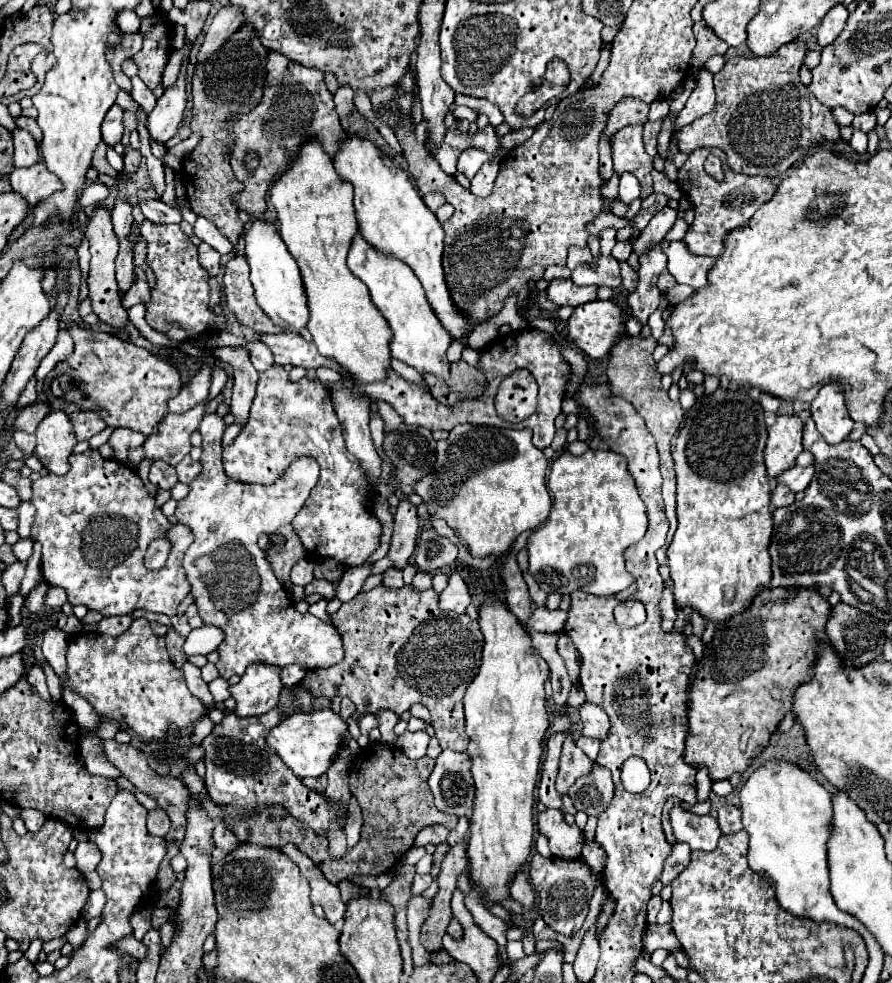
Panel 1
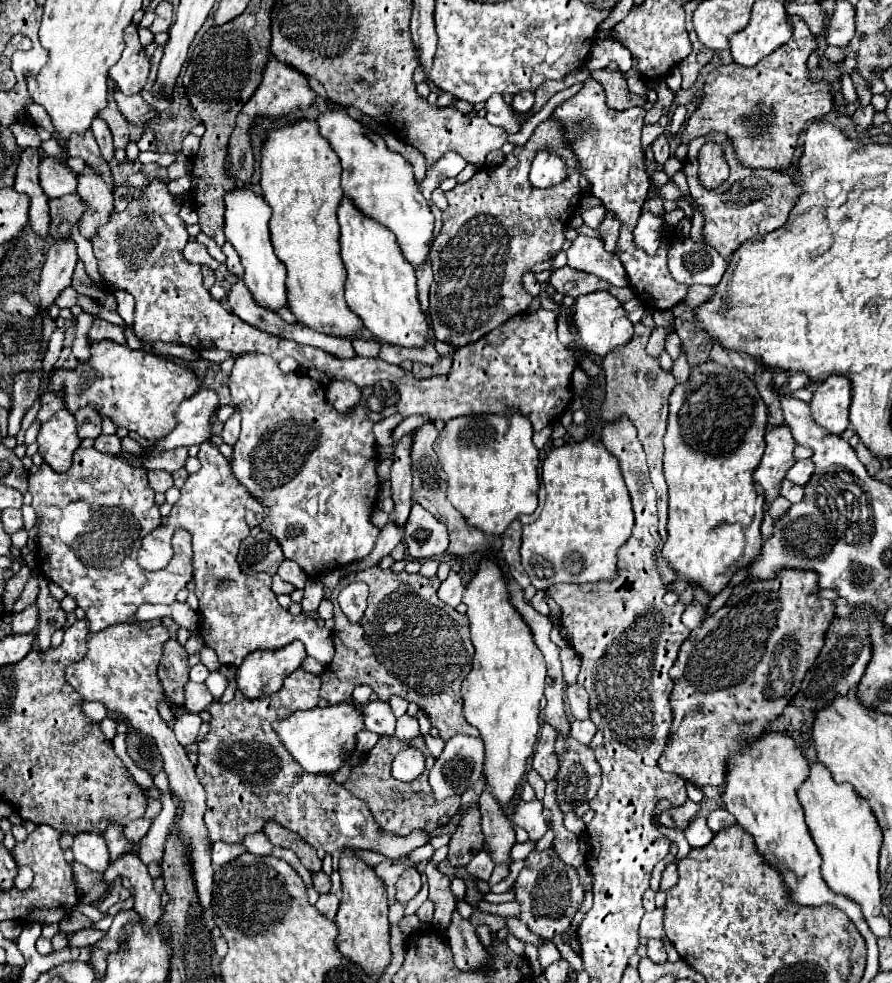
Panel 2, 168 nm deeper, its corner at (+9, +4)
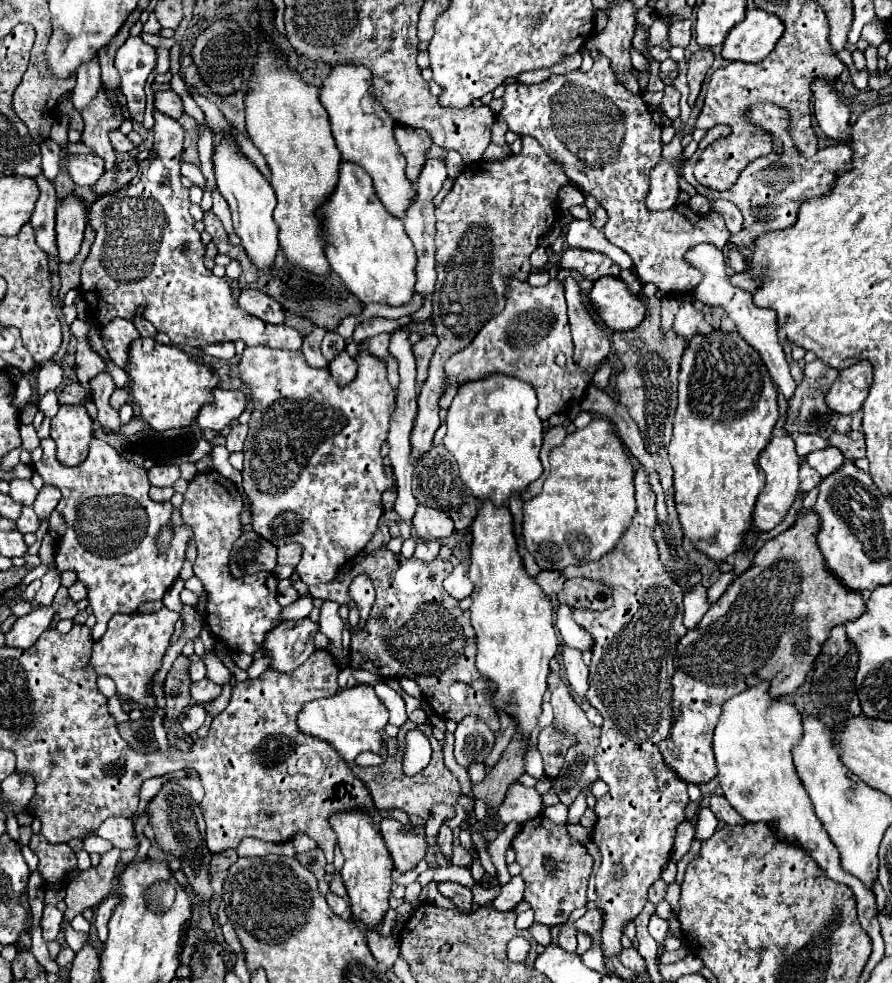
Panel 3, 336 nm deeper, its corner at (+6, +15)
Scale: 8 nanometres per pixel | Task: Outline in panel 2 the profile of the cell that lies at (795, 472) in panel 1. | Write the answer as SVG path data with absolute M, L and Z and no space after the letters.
M804 459L804 461L796 461L796 465L788 471L786 479L790 479L792 483L798 483L798 485L806 485L810 481L812 473L814 473L812 459Z

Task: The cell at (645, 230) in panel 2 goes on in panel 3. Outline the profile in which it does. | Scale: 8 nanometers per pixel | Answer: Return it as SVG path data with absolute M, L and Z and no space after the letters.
M661 160L651 170L651 186L647 196L647 208L653 212L669 210L679 194L679 172L669 160Z

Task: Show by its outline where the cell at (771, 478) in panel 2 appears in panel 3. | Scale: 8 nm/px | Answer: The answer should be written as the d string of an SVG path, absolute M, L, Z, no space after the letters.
M789 434L771 438L767 448L761 452L759 466L767 474L767 484L765 484L765 490L761 492L761 496L757 500L757 506L755 506L755 512L753 512L753 532L757 532L757 530L767 532L767 530L775 528L785 518L789 508L793 506L793 500L795 500L797 492L799 492L799 482L797 482L799 462L801 460L799 460L799 456L795 452L795 442L793 442L793 438Z

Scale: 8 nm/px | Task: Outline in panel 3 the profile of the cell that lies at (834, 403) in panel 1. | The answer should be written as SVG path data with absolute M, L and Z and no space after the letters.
M861 360L861 362L853 364L853 366L841 370L839 378L833 382L833 386L829 388L829 392L825 396L825 404L837 414L853 414L853 412L857 412L863 406L863 400L865 400L865 396L869 392L871 380L873 380L873 368L871 368L871 364L867 360Z

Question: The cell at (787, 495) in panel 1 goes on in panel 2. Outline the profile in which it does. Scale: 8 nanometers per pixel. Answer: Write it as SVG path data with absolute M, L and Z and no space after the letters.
M784 479L784 481L782 481L780 495L786 497L788 501L792 501L792 503L798 503L798 501L804 497L804 487L802 487L802 485L796 485L796 483L788 481L788 479Z

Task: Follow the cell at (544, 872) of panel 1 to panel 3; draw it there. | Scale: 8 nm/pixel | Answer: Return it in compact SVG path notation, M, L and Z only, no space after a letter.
M539 816L535 820L529 820L521 826L521 832L515 836L513 840L513 850L517 854L517 862L521 864L521 878L525 880L525 900L529 902L531 910L535 912L535 920L545 924L545 926L557 926L557 924L565 924L567 918L571 916L571 912L575 908L583 908L587 898L587 880L591 874L591 866L593 866L593 858L587 854L585 846L581 846L579 842L575 842L569 834L565 826L553 824L549 818Z

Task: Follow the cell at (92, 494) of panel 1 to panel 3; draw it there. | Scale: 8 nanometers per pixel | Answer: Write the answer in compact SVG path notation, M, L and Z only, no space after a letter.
M51 438L41 440L41 448L43 448L43 458L35 464L35 470L39 472L39 476L43 478L47 486L57 486L61 490L63 498L57 504L57 512L63 516L67 524L65 534L57 540L55 568L59 572L73 570L77 578L85 584L89 604L97 618L97 624L93 628L93 640L99 640L101 634L105 634L107 630L107 622L115 614L139 614L139 606L143 602L163 598L163 594L179 578L179 570L185 562L185 550L189 546L189 540L193 538L193 530L187 524L183 524L181 528L175 528L175 538L171 546L165 550L165 554L159 554L151 538L157 536L161 526L169 524L173 506L171 502L153 502L149 498L151 484L149 484L145 468L129 460L121 460L115 448L111 448L107 442L97 440L97 438L89 442L87 458L75 468L67 468L55 458L55 444Z

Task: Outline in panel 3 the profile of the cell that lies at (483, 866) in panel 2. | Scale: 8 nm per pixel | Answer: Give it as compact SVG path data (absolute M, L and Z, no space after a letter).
M509 822L503 826L503 830L497 834L495 840L487 842L487 852L491 856L491 862L497 868L497 876L499 876L499 884L505 884L511 876L507 872L507 864L505 864L505 852L513 842L513 836L517 836L517 830L521 830L521 826L517 822Z

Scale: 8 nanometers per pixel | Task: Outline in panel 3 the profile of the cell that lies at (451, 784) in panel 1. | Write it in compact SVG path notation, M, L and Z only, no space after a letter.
M467 716L457 724L455 730L455 760L459 766L485 762L493 748L493 732L477 716Z

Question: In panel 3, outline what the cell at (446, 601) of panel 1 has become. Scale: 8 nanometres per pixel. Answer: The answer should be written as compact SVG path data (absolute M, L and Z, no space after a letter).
M457 564L453 568L453 572L445 578L445 590L457 600L463 600L465 596L469 596L473 592L473 584L467 578L467 572L465 572L463 564Z

